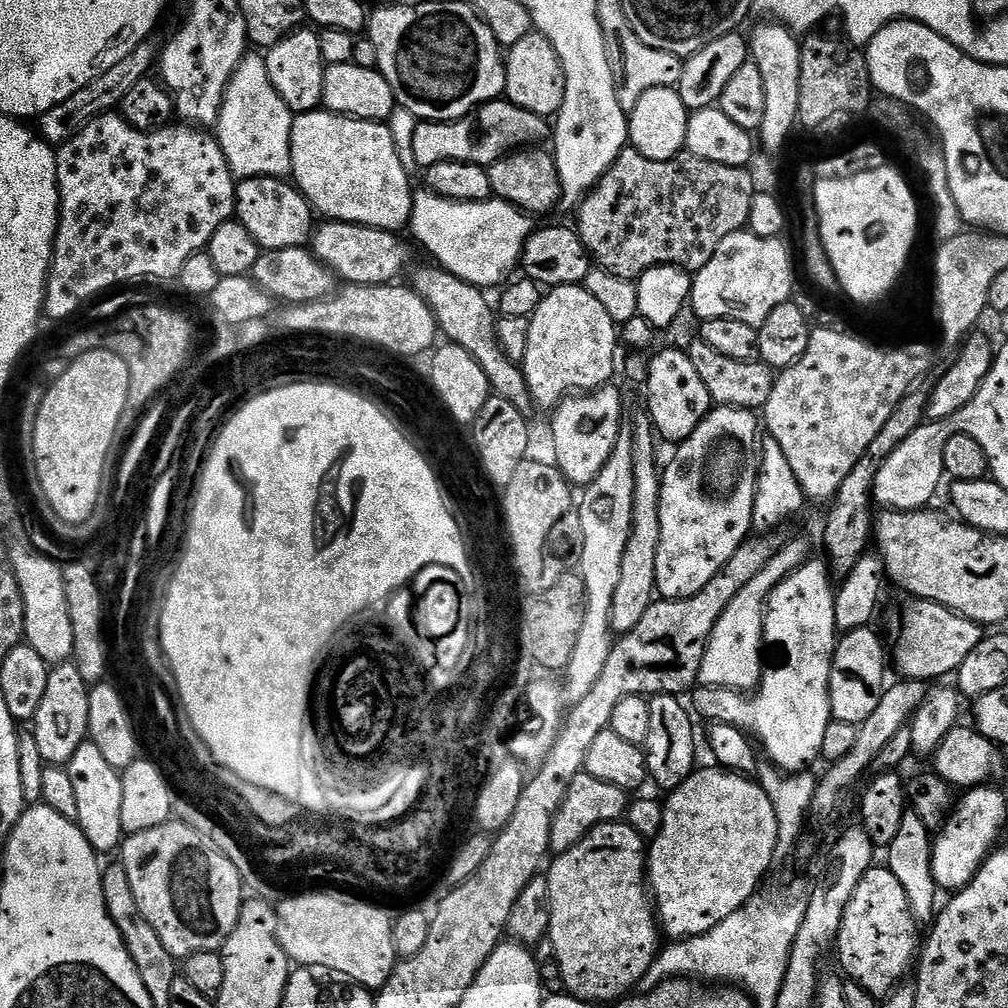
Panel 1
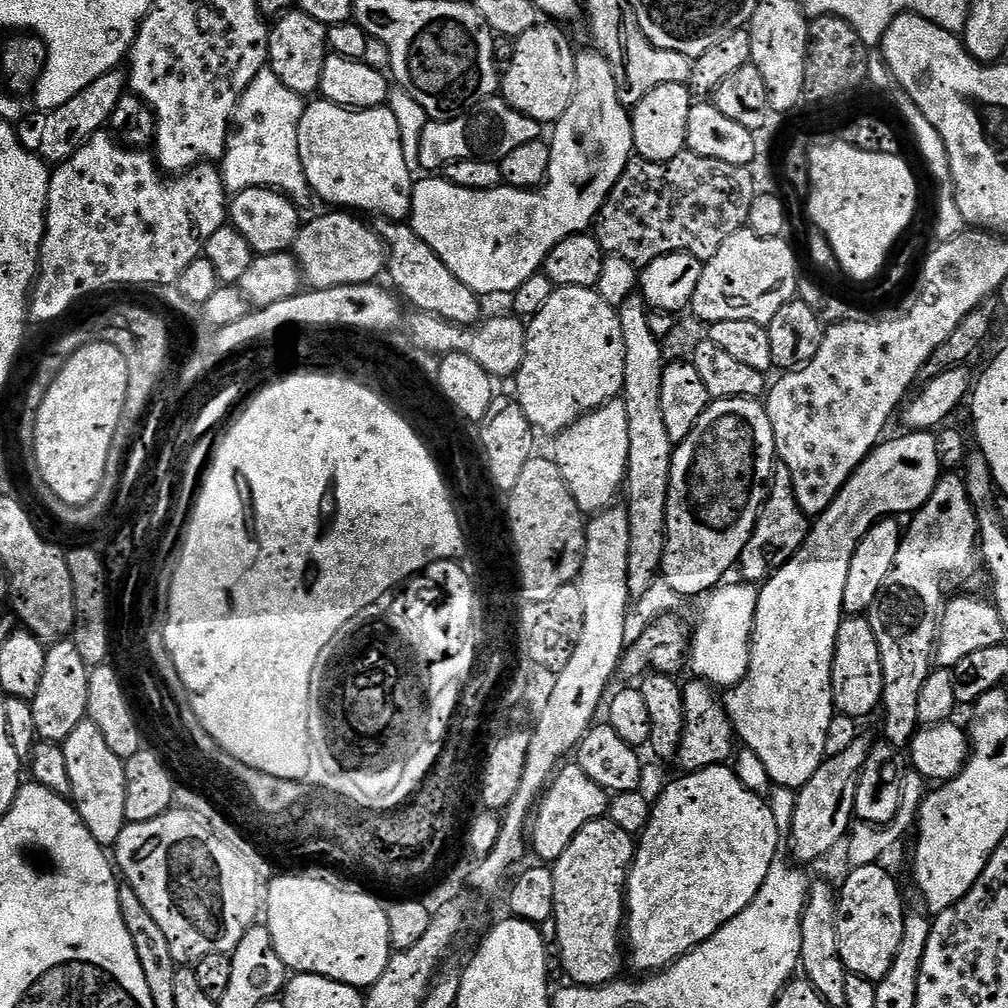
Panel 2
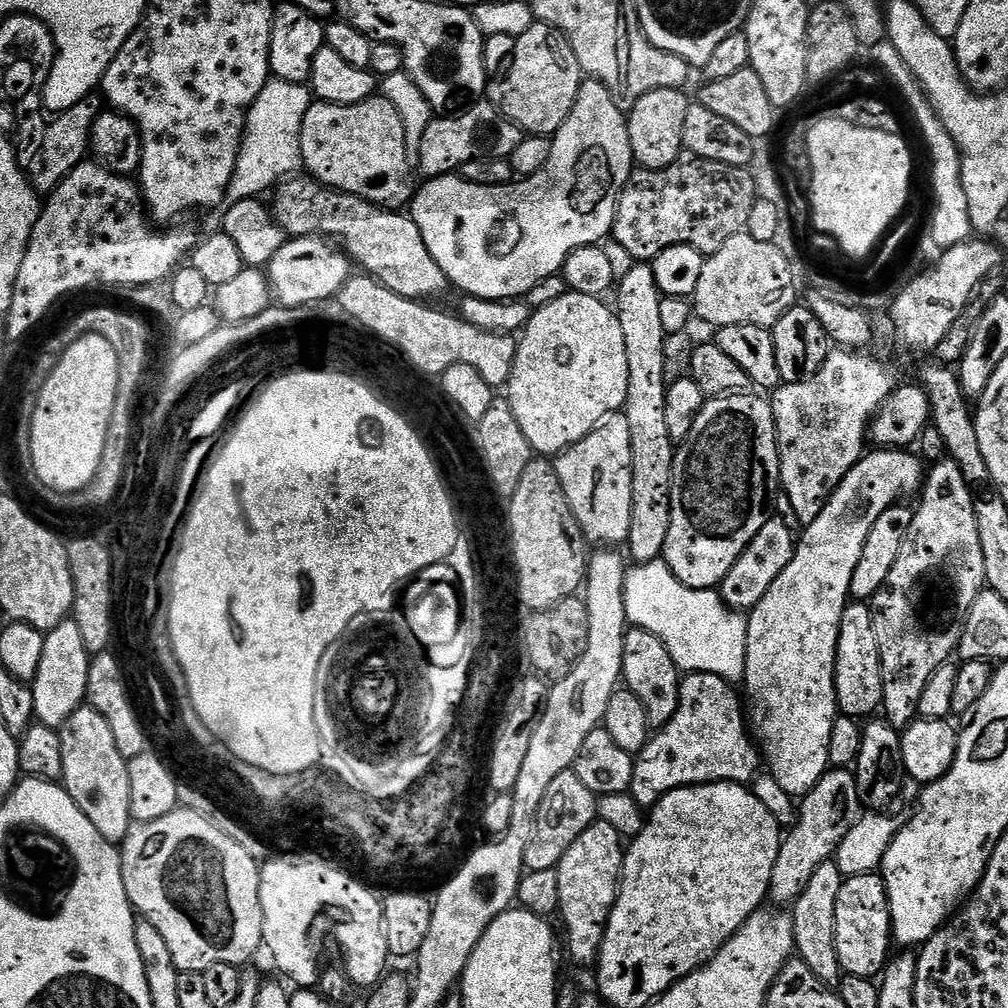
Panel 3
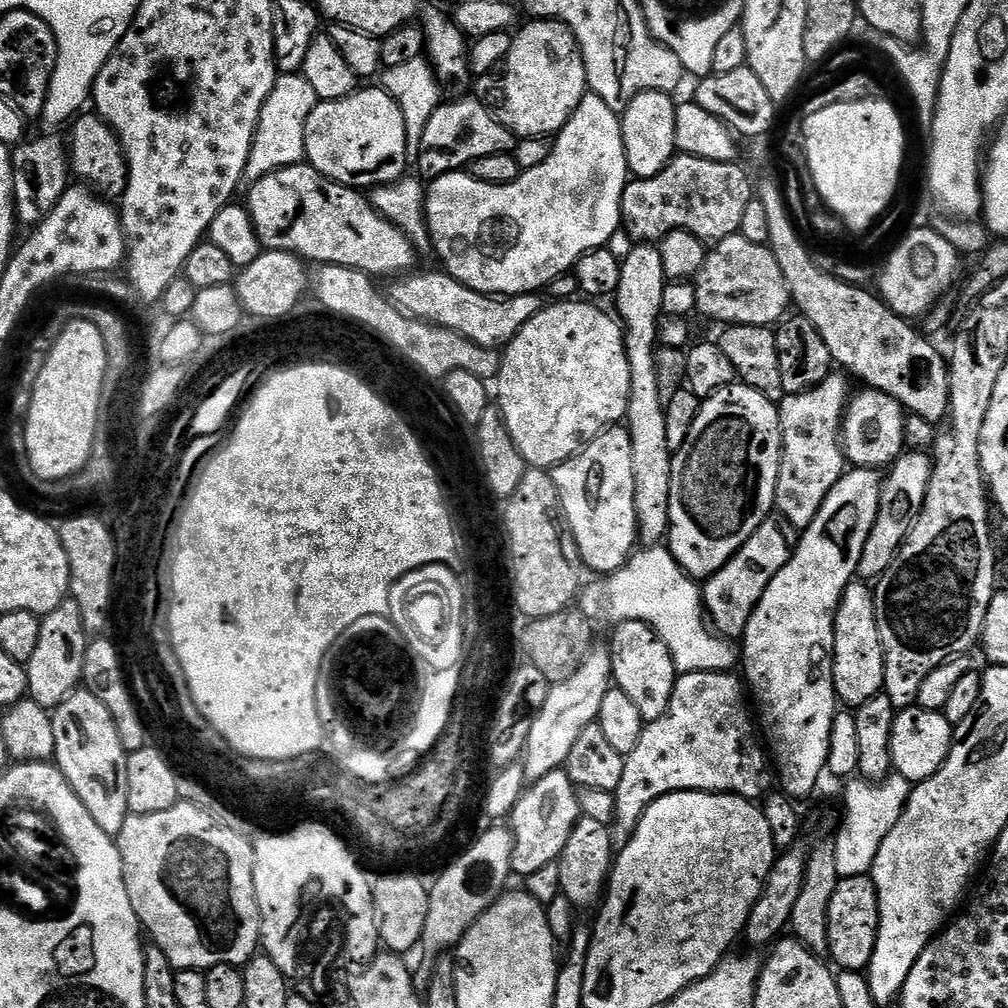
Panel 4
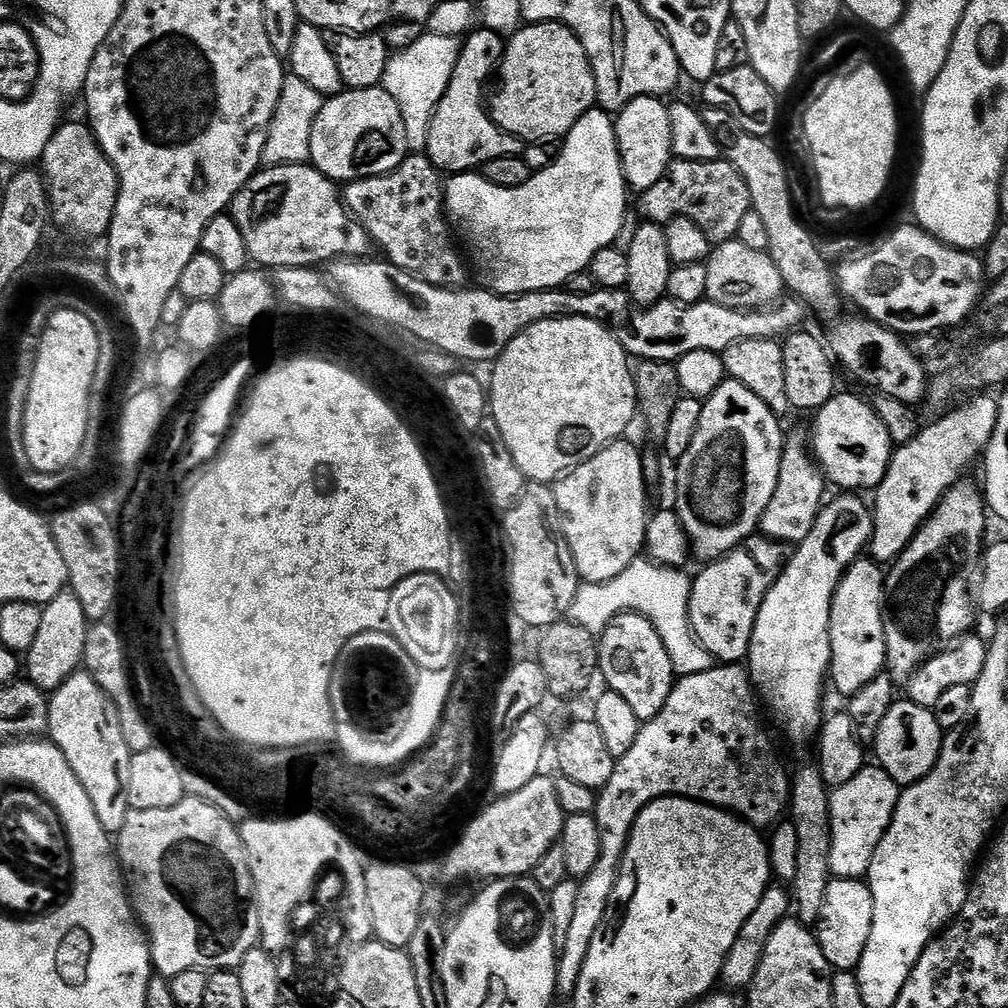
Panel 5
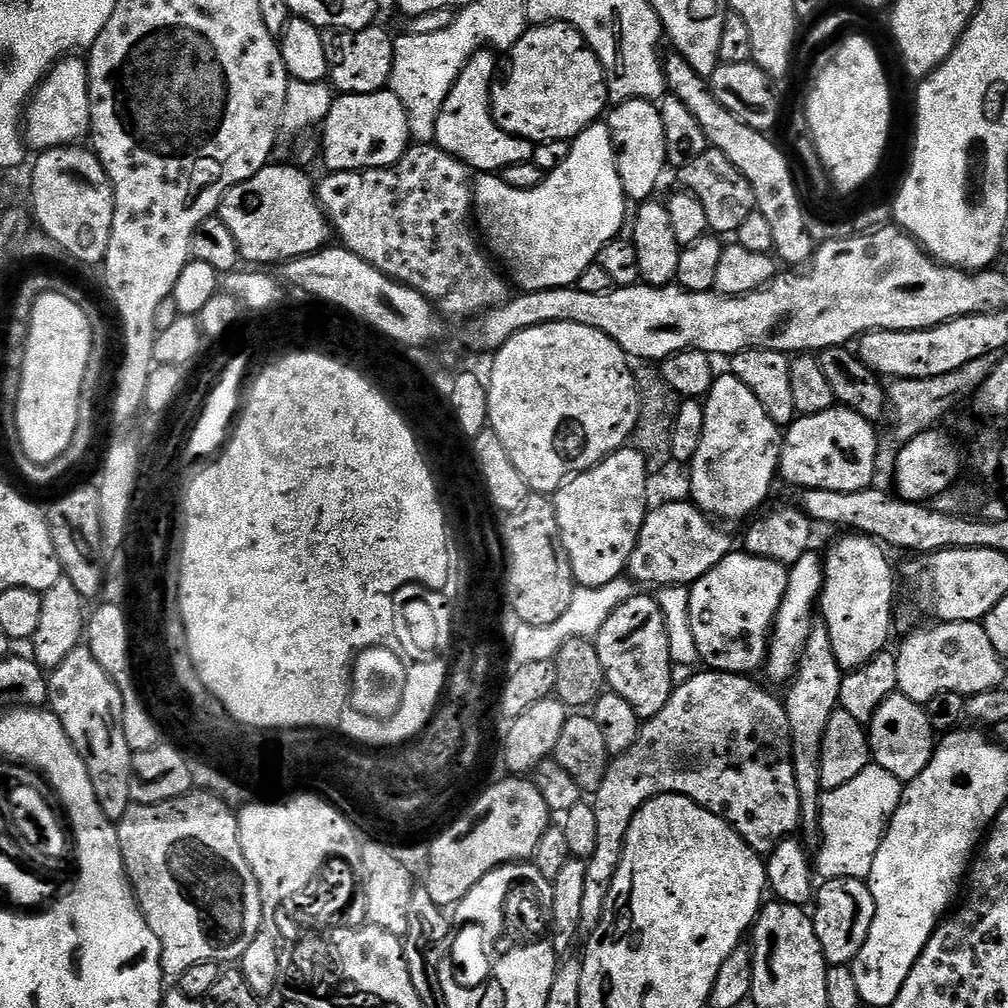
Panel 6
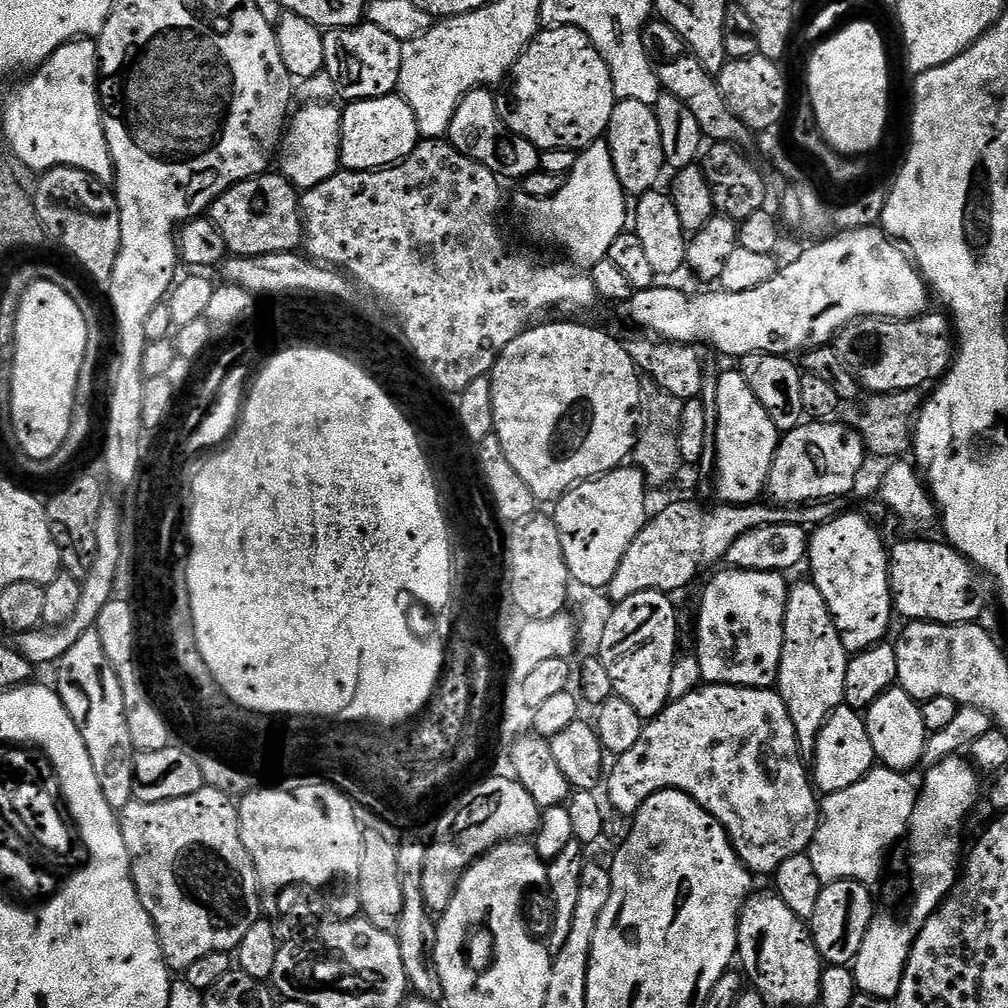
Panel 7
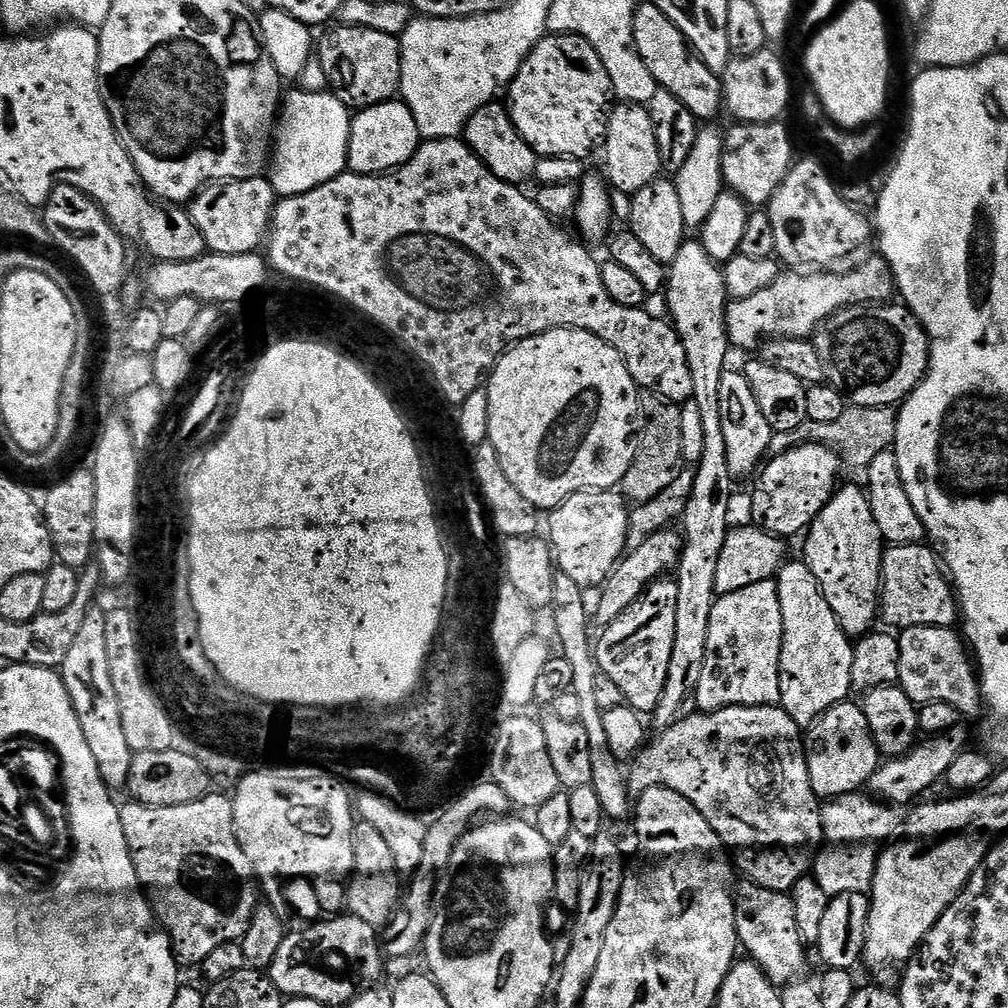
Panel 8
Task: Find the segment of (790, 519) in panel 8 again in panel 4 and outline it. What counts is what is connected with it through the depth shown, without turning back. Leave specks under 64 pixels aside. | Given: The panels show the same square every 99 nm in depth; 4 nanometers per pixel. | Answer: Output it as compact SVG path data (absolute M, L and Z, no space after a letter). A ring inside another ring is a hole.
M865 387L851 397L848 411L844 414L842 443L844 455L849 465L857 468L884 470L896 463L896 459L905 451L904 422L906 409L900 401L890 394ZM885 467L885 468L884 468Z

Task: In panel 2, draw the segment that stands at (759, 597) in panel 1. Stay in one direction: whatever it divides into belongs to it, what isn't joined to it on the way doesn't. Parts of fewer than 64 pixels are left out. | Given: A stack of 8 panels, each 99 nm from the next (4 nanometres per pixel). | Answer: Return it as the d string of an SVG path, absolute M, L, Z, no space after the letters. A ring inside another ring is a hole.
M747 582L739 583L725 583L703 601L704 613L694 624L692 634L690 668L699 679L724 690L734 688L747 678L752 657L752 631L756 625L760 588Z

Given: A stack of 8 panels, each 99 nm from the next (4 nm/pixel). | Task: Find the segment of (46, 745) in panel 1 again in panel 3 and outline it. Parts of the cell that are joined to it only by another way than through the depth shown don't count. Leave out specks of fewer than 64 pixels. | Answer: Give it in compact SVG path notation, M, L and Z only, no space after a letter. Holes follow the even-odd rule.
M75 619L63 620L48 631L42 646L42 662L38 662L38 674L30 682L39 723L59 730L66 718L82 707L88 695L88 671L91 665L86 642L82 642L82 633Z

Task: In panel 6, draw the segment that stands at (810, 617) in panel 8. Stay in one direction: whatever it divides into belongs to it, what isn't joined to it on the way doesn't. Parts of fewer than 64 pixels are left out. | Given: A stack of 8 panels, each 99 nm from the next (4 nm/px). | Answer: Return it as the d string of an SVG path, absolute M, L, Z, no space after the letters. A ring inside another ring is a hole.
M822 622L813 623L808 641L804 644L800 667L796 669L794 679L787 685L788 697L783 697L782 700L790 722L794 782L798 782L800 799L800 828L804 832L803 839L812 846L819 845L820 842L822 742L826 738L826 726L830 718L840 707L843 677L844 672L838 666L838 658L834 658L834 650L830 646L828 628Z

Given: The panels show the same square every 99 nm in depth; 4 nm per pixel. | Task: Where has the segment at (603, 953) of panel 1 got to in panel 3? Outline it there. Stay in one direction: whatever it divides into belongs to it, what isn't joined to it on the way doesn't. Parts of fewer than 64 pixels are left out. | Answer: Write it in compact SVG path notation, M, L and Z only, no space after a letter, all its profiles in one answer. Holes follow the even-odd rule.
M597 819L566 850L560 864L554 871L558 874L559 919L564 919L564 932L568 935L568 952L580 964L591 965L600 954L600 943L604 937L604 927L608 925L608 916L616 904L616 894L620 891L620 874L624 867L625 849L622 838L614 826L606 826L606 822Z

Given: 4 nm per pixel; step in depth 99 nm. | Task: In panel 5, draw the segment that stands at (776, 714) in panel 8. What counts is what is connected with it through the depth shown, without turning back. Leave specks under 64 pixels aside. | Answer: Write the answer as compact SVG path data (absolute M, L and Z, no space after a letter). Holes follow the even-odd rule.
M720 664L702 674L679 677L672 686L670 698L666 698L666 706L662 706L660 713L641 727L638 738L634 738L634 746L630 746L630 750L617 759L610 782L600 789L596 798L594 815L600 835L598 862L594 862L594 870L590 870L590 874L583 876L578 883L574 918L567 931L566 946L558 952L556 991L561 997L570 998L576 993L578 974L582 974L582 962L586 962L586 950L590 942L594 942L594 934L598 934L598 926L618 882L632 827L646 805L666 796L683 796L734 812L740 819L761 830L771 829L783 817L780 815L789 811L790 768L788 772L760 717L759 707L757 691L753 688L747 667L740 664Z

